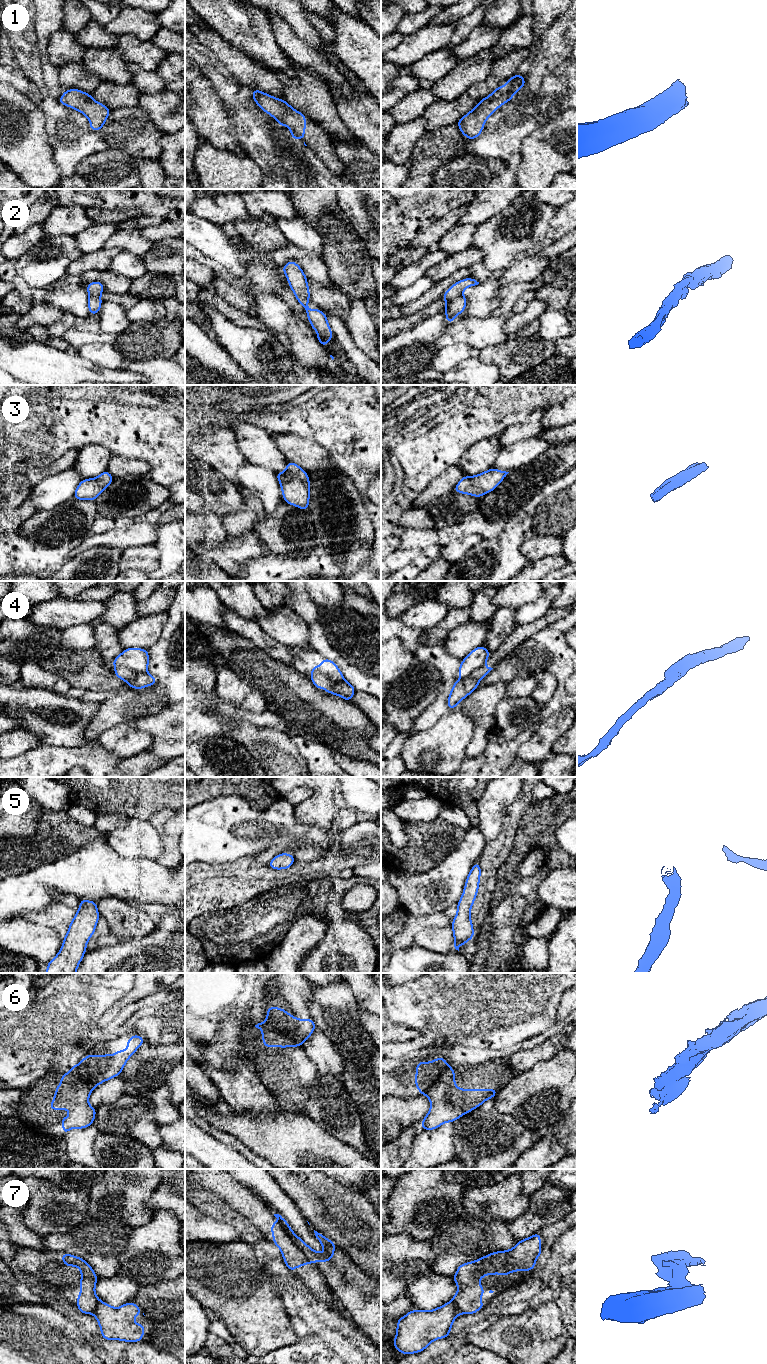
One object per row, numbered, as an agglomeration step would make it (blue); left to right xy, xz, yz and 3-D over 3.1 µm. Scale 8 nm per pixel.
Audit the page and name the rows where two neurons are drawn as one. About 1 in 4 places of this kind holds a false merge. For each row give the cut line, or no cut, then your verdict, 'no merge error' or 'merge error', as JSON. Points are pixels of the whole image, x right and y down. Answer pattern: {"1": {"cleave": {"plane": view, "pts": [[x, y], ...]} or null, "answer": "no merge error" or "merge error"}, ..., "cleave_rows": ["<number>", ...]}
{"1": {"cleave": null, "answer": "no merge error"}, "2": {"cleave": null, "answer": "no merge error"}, "3": {"cleave": null, "answer": "no merge error"}, "4": {"cleave": {"plane": "xz", "pts": [[312, 673], [323, 673], [334, 682], [344, 680]]}, "answer": "merge error"}, "5": {"cleave": null, "answer": "no merge error"}, "6": {"cleave": {"plane": "xz", "pts": [[267, 1010], [277, 1028], [275, 1033], [294, 1038], [301, 1045]]}, "answer": "merge error"}, "7": {"cleave": {"plane": "xz", "pts": [[278, 1221], [287, 1235], [311, 1262]]}, "answer": "merge error"}, "cleave_rows": ["4", "6", "7"]}

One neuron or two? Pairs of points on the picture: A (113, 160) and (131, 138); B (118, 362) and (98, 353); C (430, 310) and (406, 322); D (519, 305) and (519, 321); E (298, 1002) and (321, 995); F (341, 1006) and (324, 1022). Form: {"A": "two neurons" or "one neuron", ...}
{"A": "two neurons", "B": "one neuron", "C": "one neuron", "D": "two neurons", "E": "two neurons", "F": "one neuron"}

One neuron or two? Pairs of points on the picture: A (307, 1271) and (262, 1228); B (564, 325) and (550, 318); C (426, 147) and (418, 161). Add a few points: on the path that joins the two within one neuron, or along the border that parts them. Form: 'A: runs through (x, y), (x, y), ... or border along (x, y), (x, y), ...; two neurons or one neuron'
A: runs through (295, 1259), (289, 1249), (274, 1234); one neuron
B: runs through (561, 325), (557, 325), (553, 321); one neuron
C: runs through (426, 150), (426, 153), (421, 158); one neuron

